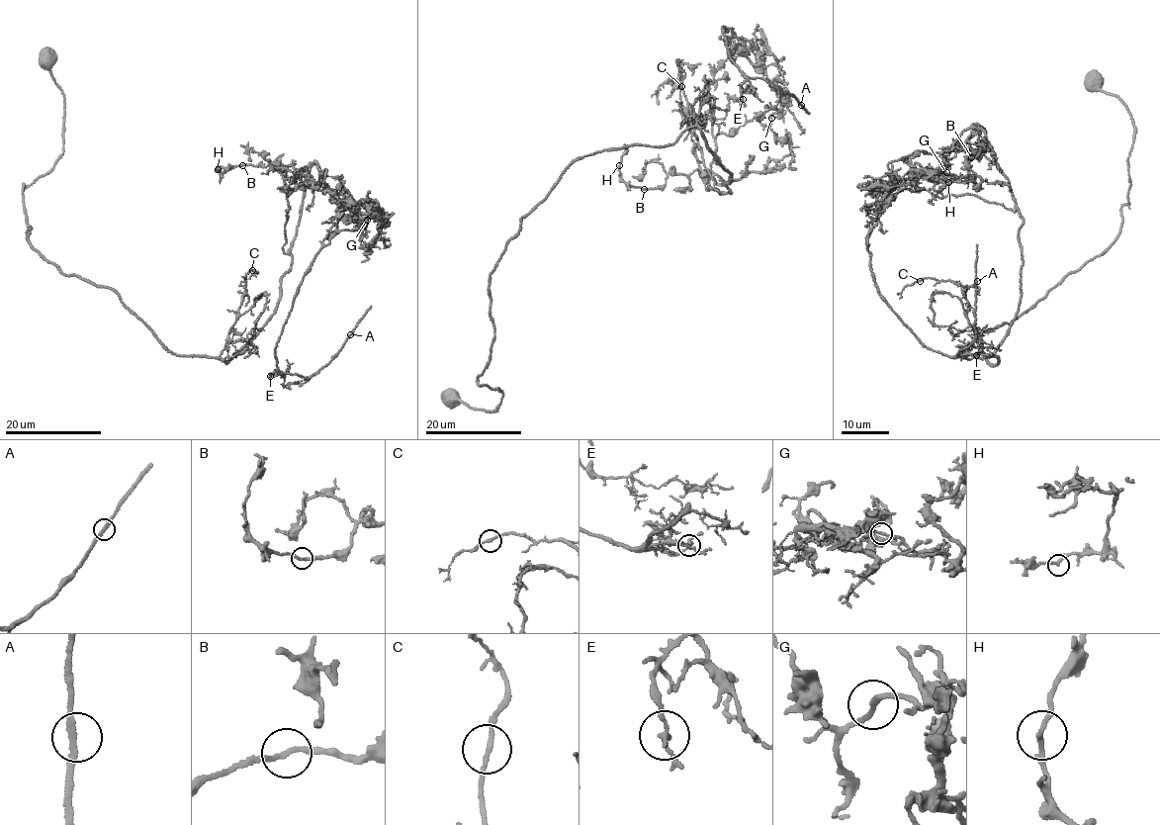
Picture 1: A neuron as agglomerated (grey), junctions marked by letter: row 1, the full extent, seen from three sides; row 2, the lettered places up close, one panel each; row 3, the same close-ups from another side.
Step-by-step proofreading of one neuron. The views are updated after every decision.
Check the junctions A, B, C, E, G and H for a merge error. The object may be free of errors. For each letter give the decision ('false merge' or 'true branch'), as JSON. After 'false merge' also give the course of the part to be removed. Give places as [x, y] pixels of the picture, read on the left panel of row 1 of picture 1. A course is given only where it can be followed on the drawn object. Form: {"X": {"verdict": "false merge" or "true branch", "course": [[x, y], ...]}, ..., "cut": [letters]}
{"A": {"verdict": "true branch"}, "B": {"verdict": "true branch"}, "C": {"verdict": "true branch"}, "E": {"verdict": "true branch"}, "G": {"verdict": "false merge", "course": [[367, 220], [383, 213], [342, 219], [317, 251], [276, 364], [314, 375], [371, 306]]}, "H": {"verdict": "true branch"}, "cut": ["G"]}

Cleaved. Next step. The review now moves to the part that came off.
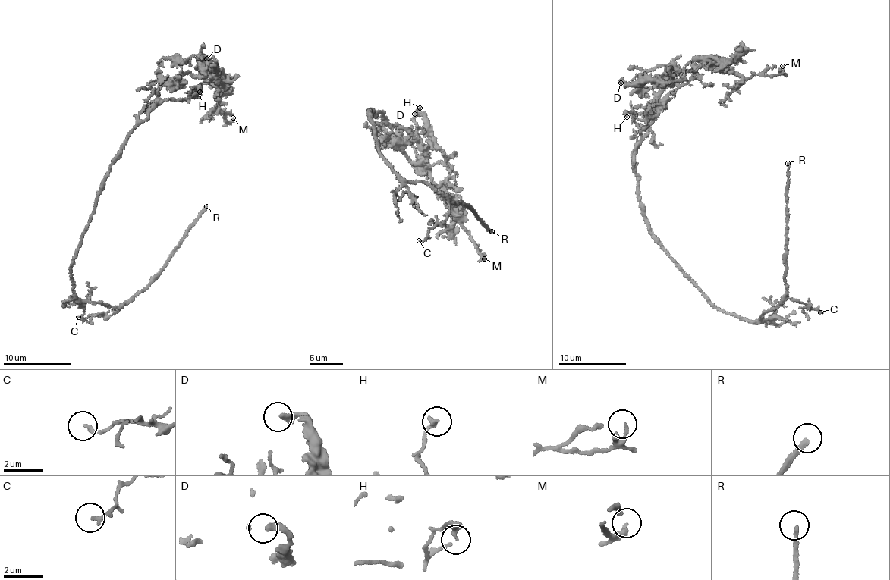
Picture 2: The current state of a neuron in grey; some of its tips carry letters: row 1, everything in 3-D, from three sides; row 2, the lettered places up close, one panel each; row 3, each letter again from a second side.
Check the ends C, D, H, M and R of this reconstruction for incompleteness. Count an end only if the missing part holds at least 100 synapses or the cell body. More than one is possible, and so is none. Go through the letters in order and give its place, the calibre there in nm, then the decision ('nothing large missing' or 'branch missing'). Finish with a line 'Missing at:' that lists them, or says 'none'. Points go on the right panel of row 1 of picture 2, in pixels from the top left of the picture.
C: place (820, 312); calibre 170 nm; nothing large missing
D: place (621, 83); calibre 280 nm; nothing large missing
H: place (627, 117); calibre 220 nm; nothing large missing
M: place (782, 66); calibre 150 nm; nothing large missing
R: place (787, 163); calibre 200 nm; branch missing
Missing at: R

